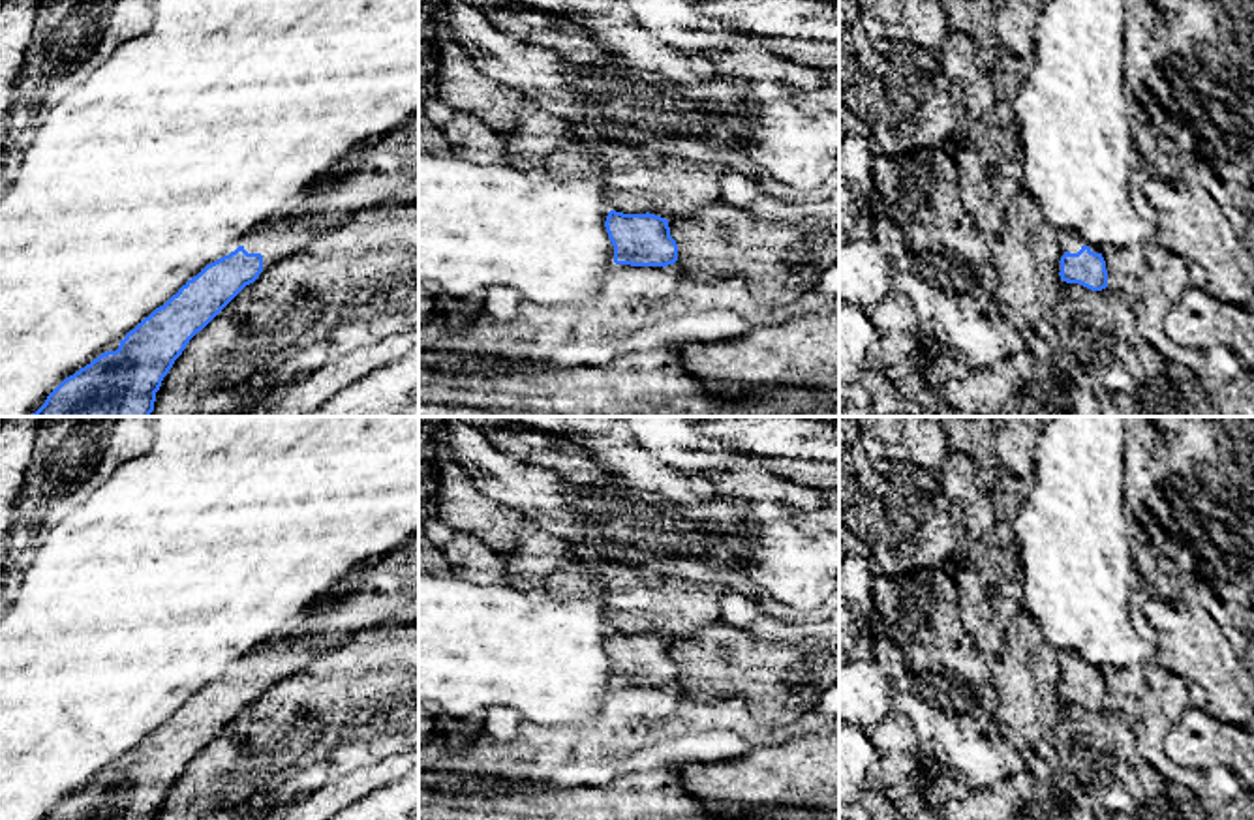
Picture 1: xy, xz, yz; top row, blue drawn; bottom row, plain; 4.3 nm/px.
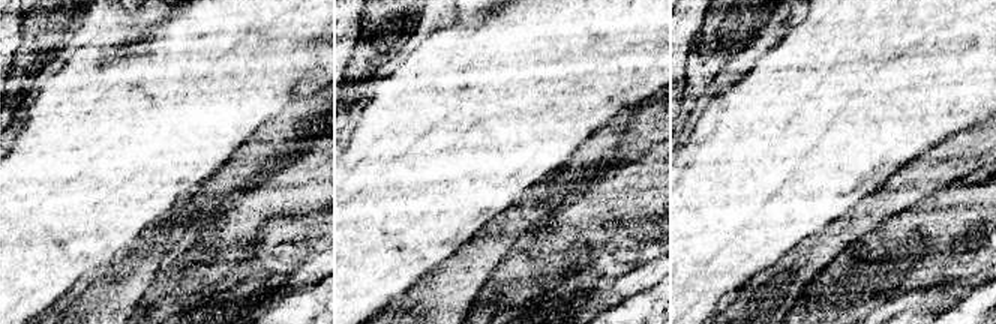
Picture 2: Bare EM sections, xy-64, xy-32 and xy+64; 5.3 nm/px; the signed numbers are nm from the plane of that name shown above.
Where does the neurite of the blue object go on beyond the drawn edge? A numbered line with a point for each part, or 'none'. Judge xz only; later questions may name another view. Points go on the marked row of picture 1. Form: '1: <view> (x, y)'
none

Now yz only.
1: yz (1069, 241)

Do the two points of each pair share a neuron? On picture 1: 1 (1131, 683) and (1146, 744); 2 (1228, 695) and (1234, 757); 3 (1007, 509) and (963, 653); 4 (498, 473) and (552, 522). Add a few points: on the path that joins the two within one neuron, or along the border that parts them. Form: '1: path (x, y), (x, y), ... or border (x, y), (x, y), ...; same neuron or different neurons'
1: path (1132, 698), (1146, 715), (1146, 728); same neuron
2: border (1208, 710), (1234, 725); different neurons
3: border (967, 637), (986, 659); different neurons
4: path (511, 481), (539, 509); same neuron

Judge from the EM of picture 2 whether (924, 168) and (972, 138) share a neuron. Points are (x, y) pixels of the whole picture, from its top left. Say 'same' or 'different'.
same

